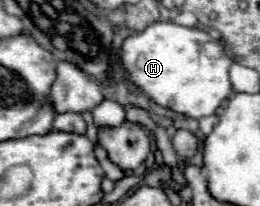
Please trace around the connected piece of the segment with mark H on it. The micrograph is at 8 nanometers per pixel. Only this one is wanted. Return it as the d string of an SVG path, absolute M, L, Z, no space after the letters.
M156 21L144 31L124 39L120 47L120 65L128 73L128 79L144 91L154 103L168 107L180 115L200 119L214 115L222 101L232 95L228 69L232 57L210 57L206 53L210 35L200 29L188 29L172 21Z

